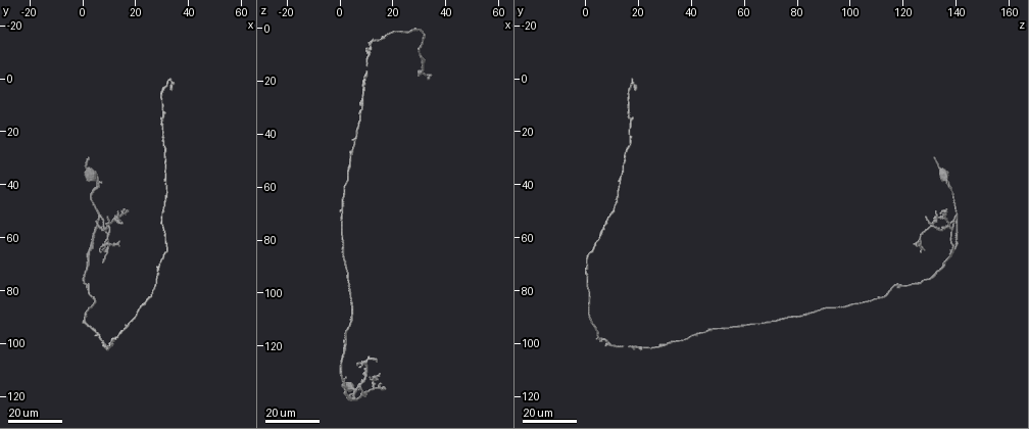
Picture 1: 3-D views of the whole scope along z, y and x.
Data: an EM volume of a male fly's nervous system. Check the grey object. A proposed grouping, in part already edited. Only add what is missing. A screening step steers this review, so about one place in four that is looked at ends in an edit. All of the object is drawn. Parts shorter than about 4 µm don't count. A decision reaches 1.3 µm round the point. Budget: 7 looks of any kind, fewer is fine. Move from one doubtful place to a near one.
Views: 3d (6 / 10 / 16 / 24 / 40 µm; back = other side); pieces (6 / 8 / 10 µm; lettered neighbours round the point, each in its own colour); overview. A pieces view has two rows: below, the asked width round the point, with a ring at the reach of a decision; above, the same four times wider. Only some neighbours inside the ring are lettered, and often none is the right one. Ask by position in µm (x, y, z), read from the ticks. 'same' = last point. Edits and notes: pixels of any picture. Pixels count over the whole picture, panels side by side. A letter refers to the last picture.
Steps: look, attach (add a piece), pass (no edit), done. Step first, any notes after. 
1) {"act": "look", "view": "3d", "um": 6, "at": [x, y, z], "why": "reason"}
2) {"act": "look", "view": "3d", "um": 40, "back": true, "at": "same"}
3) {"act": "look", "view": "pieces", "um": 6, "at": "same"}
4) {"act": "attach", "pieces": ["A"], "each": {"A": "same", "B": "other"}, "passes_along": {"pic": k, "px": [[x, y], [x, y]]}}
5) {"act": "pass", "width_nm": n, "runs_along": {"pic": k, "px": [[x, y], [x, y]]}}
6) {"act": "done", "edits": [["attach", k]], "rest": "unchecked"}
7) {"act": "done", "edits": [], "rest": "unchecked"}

{"act": "look", "view": "3d", "um": 24, "at": [10, 101, 7], "why": "branch stops here"}

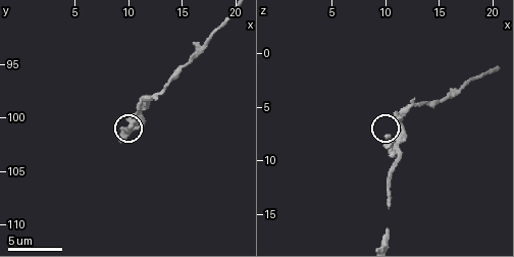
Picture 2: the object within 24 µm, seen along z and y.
{"act": "look", "view": "pieces", "um": 10, "at": [10.4, 100.8, 8.0], "why": "see the neighbours"}

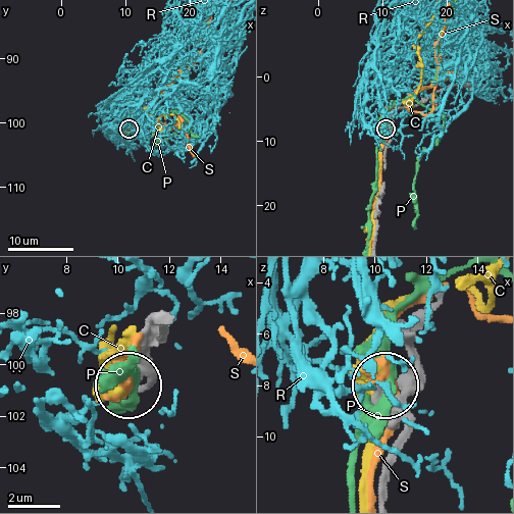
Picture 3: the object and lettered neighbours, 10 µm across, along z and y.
{"act": "pass", "each": {"C": "other", "P": "other", "R": "other", "S": "other"}, "found": "none of them fits"}

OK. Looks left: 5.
{"act": "look", "view": "3d", "um": 16, "at": [8, 70, 135], "why": "long arm stops here"}

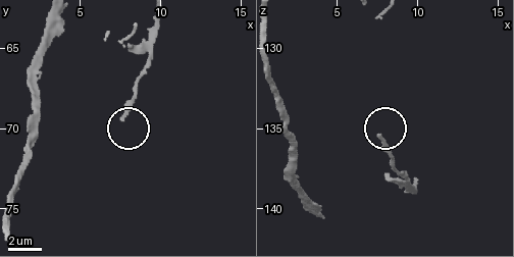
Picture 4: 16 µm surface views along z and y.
{"act": "look", "view": "pieces", "um": 10, "at": [7.8, 69.2, 135.6]}

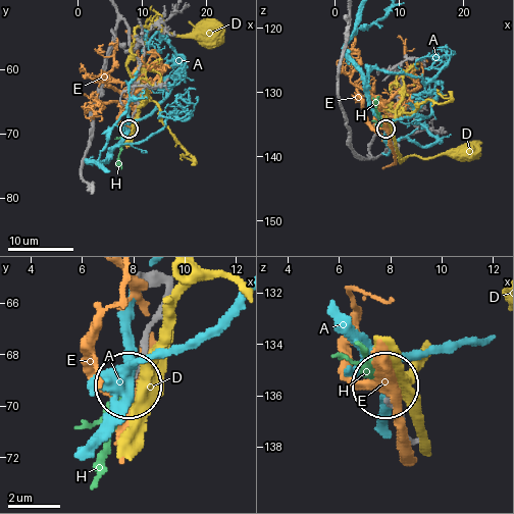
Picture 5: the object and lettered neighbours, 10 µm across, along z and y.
{"act": "attach", "pieces": ["H"], "each": {"A": "other", "D": "other", "E": "other", "H": "same"}, "passes_along": {"pic": 5, "px": [[134, 112], [118, 158], [121, 169]]}, "found": "the neuron continues"}

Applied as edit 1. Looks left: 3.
{"act": "look", "view": "3d", "um": 16, "at": [9, 52, 128], "why": "an open end"}

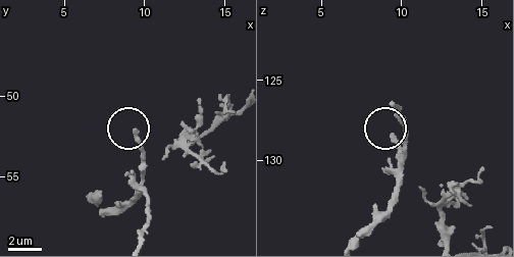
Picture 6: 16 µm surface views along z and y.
{"act": "look", "view": "pieces", "um": 8, "at": [9.4, 52.2, 128.6]}

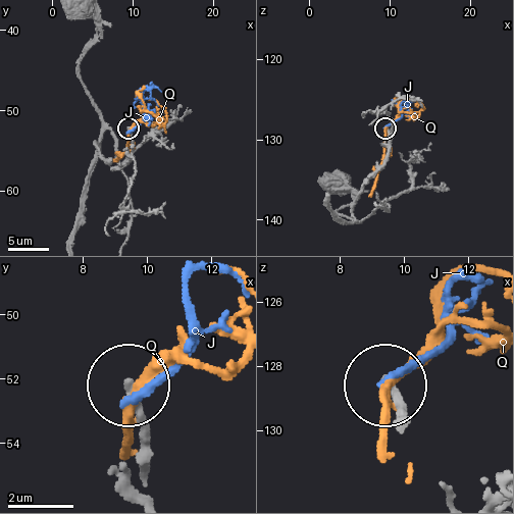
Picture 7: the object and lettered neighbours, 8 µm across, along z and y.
{"act": "pass", "each": {"J": "other", "Q": "other"}, "found": "none of them fits"}

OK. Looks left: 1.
{"act": "done", "edits": [["attach", 5]], "rest": "unchecked"}

